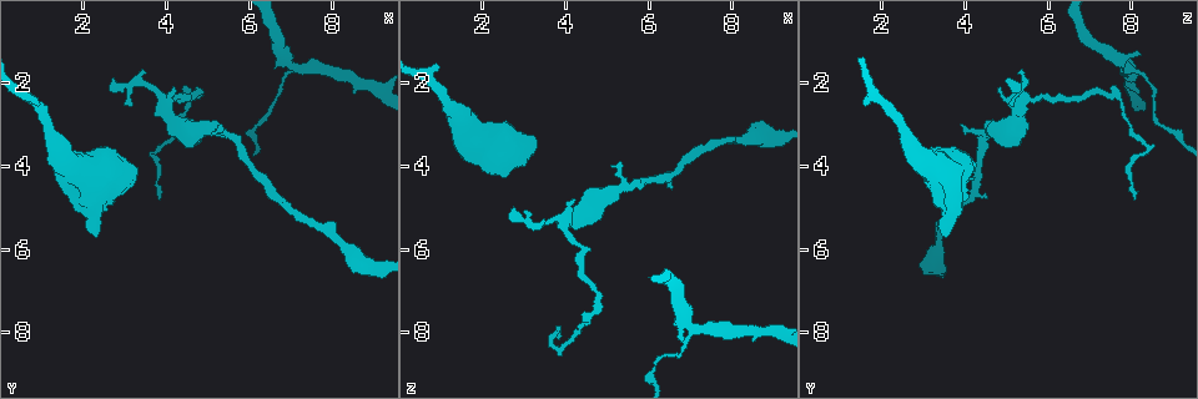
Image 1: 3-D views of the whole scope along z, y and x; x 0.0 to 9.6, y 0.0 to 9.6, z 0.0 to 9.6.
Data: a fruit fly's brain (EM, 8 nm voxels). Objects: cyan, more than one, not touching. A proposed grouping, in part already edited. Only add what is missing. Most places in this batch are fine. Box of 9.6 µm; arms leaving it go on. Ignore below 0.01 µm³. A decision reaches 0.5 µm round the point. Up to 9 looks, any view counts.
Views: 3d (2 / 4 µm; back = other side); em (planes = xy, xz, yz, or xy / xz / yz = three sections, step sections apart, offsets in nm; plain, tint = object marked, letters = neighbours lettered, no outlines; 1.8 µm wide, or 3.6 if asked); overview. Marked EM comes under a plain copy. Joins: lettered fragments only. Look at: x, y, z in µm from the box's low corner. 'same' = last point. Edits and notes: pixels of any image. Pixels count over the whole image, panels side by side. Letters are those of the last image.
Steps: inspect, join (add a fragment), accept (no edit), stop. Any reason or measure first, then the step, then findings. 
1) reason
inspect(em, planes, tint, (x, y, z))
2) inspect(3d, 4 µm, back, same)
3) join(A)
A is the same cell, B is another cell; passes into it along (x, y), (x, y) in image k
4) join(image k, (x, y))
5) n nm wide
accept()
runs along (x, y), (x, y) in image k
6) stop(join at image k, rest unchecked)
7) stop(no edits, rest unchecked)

long arm stops here
inspect(em, planes, letters, (3.90, 4.75, 8.05))

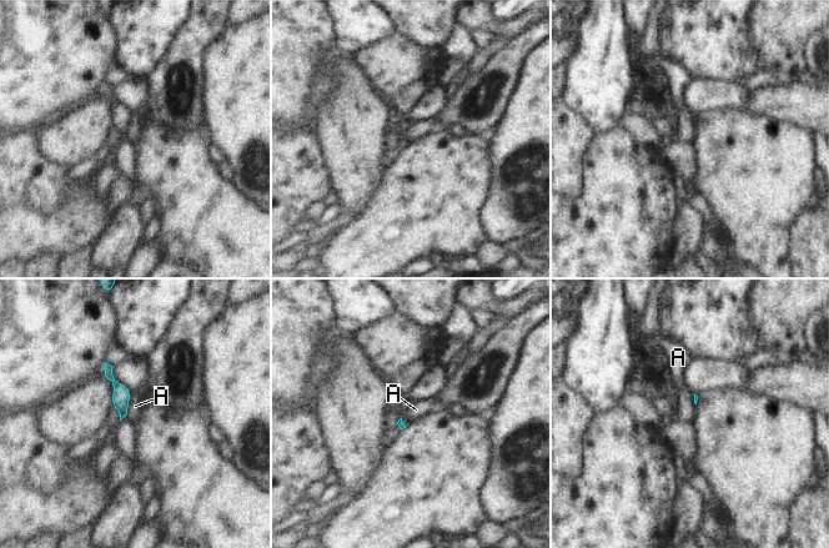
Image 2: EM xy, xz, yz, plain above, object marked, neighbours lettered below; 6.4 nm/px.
accept()
A is another cell; runs along (107, 367), (121, 393), (122, 413) in image 2; none of them fits

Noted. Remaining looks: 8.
inspect(3d, 2 µm, (2.35, 5.65, 3.45))

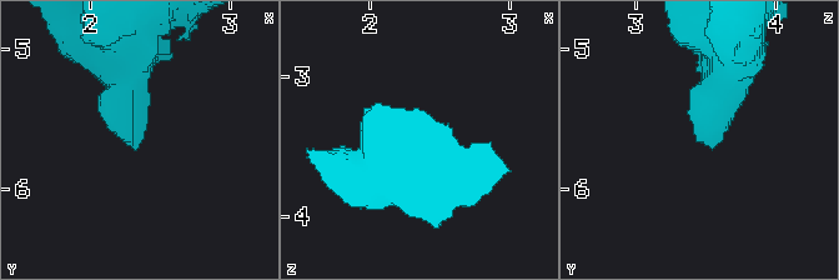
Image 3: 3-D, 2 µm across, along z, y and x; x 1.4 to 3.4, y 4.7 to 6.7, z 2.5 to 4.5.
shape alone is not enough
inspect(em, planes, letters, (2.28, 5.66, 3.44))

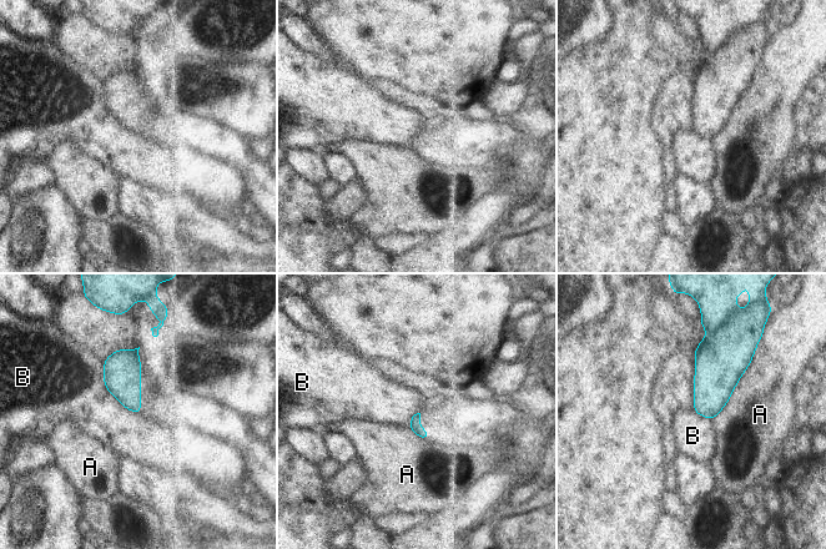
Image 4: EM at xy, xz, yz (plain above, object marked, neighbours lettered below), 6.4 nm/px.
A touches over 550 nm
accept()
A and B are other cells; none of them fits

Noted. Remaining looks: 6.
branch stops here
inspect(3d, 2 µm, back, (5.10, 3.20, 4.00))

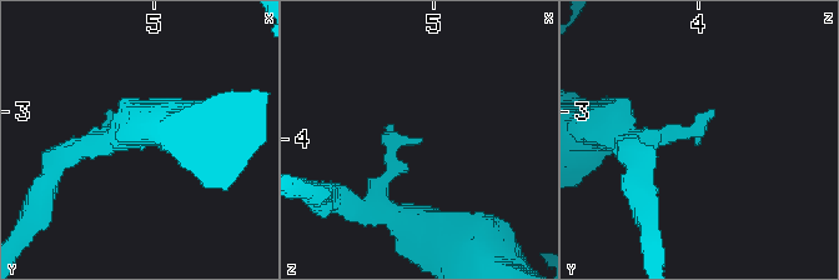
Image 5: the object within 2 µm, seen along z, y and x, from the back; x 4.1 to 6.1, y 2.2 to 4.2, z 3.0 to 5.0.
need the tissue
inspect(em, yz, step 8, tint, (5.06, 3.20, 4.02))

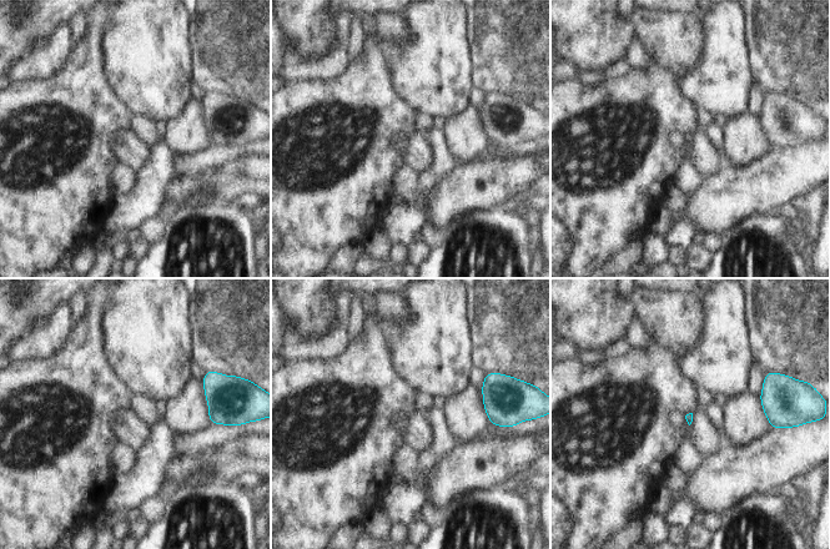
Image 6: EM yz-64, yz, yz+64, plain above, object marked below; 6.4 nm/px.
inspect(em, planes, letters, same)

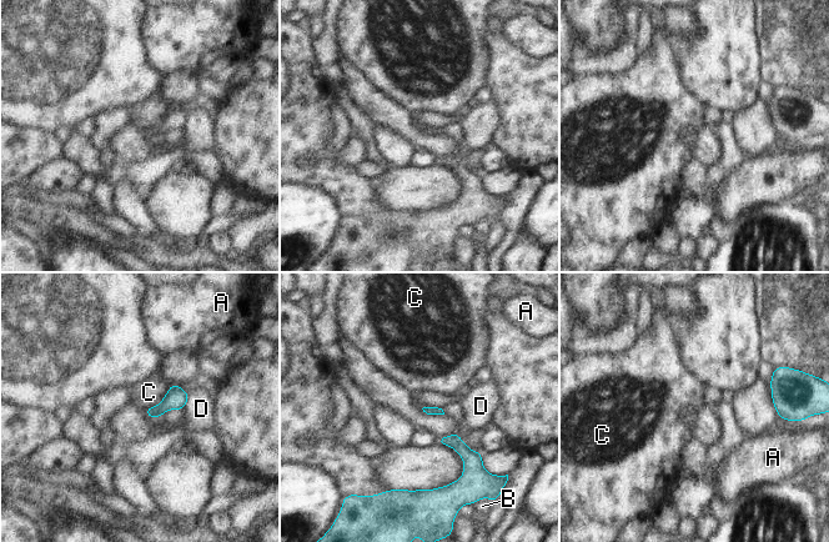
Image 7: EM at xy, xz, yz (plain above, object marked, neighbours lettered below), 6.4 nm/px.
C touches over 240 nm
accept()
A, B, C and D are other cells; none of them fits

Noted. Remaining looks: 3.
thin end
inspect(em, planes, tint, (2.95, 2.50, 5.00))

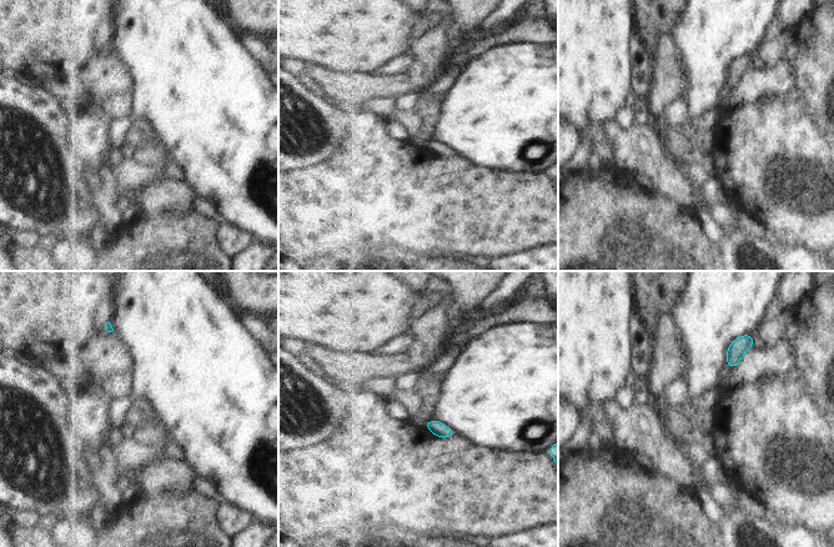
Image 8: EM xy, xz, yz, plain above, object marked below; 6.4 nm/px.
what lies round it
inspect(em, planes, letters, same)

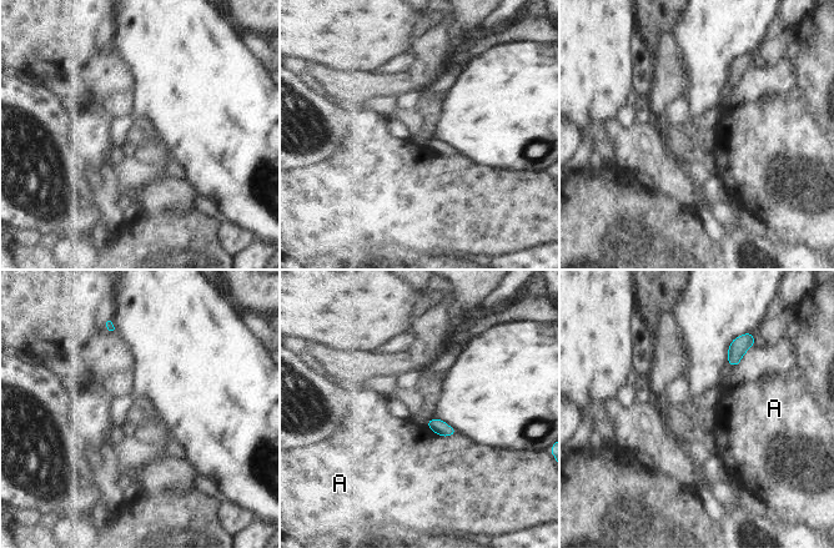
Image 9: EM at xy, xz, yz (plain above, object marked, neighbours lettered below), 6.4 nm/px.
accept()
A is another cell; border along (457, 432), (450, 436), (437, 436) in image 9; none of them fits

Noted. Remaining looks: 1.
stop(no edits, rest unchecked)

